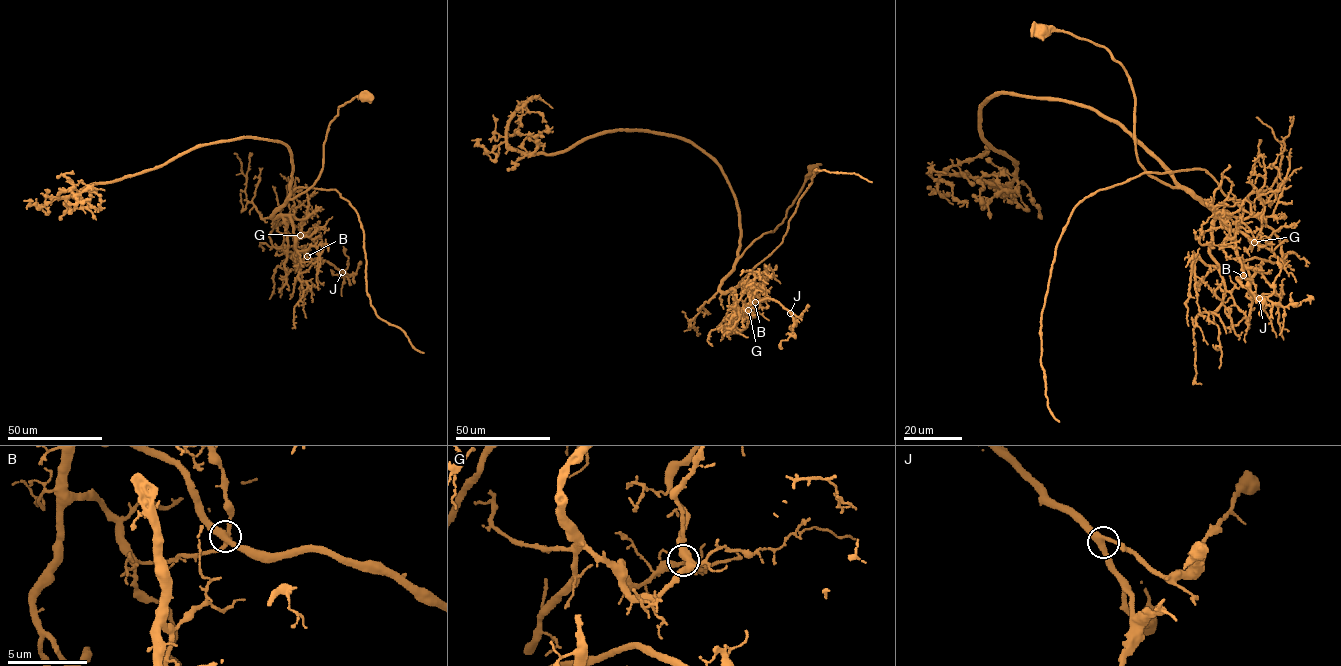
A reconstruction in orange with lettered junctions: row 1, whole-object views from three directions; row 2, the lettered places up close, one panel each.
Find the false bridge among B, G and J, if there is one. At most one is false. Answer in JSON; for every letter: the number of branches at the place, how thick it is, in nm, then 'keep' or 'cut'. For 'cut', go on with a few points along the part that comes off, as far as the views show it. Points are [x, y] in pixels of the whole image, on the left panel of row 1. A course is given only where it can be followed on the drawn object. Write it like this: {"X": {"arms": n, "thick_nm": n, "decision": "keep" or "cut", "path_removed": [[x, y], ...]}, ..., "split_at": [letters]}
{"B": {"arms": 4, "thick_nm": 400, "decision": "cut", "path_removed": [[307, 256], [295, 245], [275, 248], [270, 232], [296, 188], [335, 190], [363, 230], [370, 305], [423, 353]]}, "G": {"arms": 4, "thick_nm": 400, "decision": "keep"}, "J": {"arms": 3, "thick_nm": 380, "decision": "keep"}, "split_at": ["B"]}

